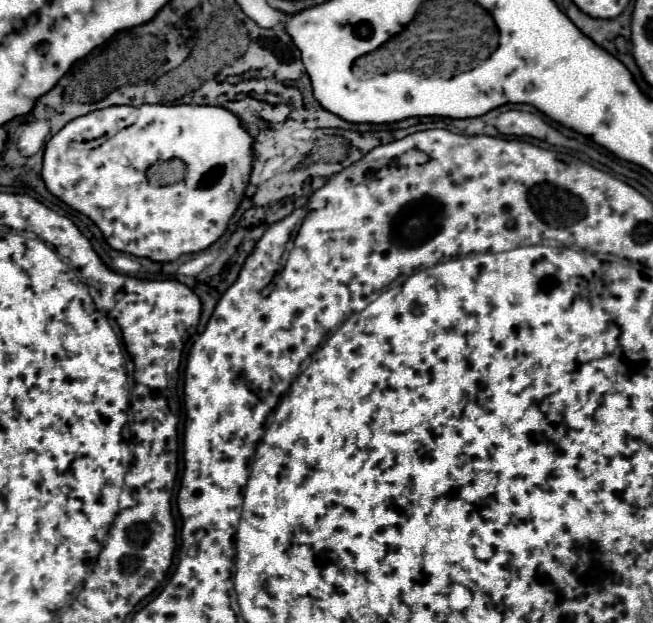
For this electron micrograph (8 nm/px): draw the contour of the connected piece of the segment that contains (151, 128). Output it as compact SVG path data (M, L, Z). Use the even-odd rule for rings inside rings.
M140 105L140 107L106 107L100 111L92 111L88 115L76 117L68 121L48 143L44 149L44 165L42 165L42 179L52 195L56 195L60 201L70 205L72 209L84 213L90 217L100 231L104 233L108 245L116 251L132 253L136 257L148 257L152 261L176 261L180 255L196 253L206 247L210 247L228 227L230 217L234 215L238 203L244 197L248 175L252 169L252 137L246 133L246 129L240 125L238 117L232 115L228 109L222 107L210 107L210 105ZM166 159L182 159L186 163L186 179L180 183L174 183L170 187L150 187L146 179L146 171L156 161Z

